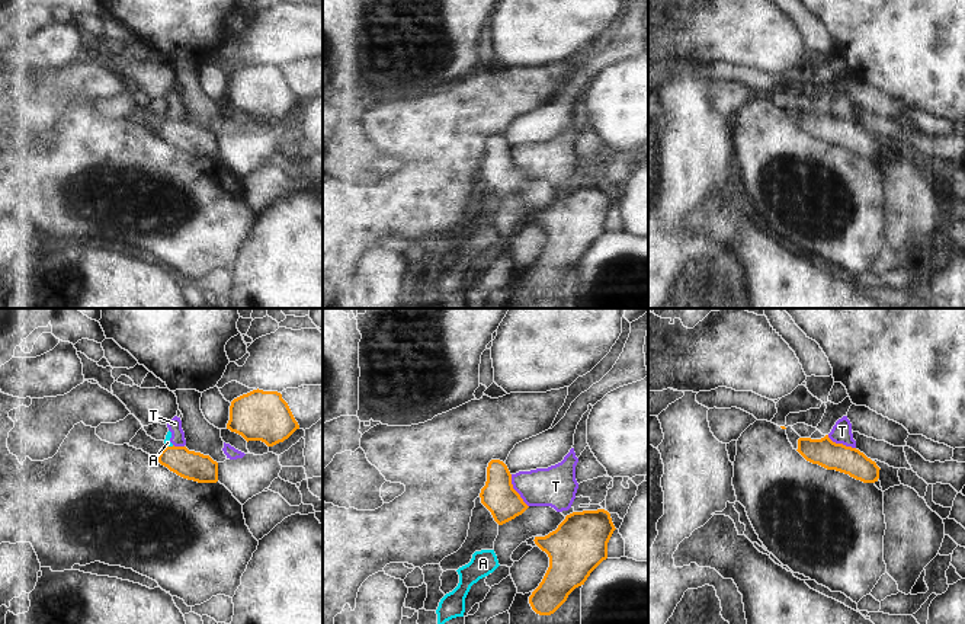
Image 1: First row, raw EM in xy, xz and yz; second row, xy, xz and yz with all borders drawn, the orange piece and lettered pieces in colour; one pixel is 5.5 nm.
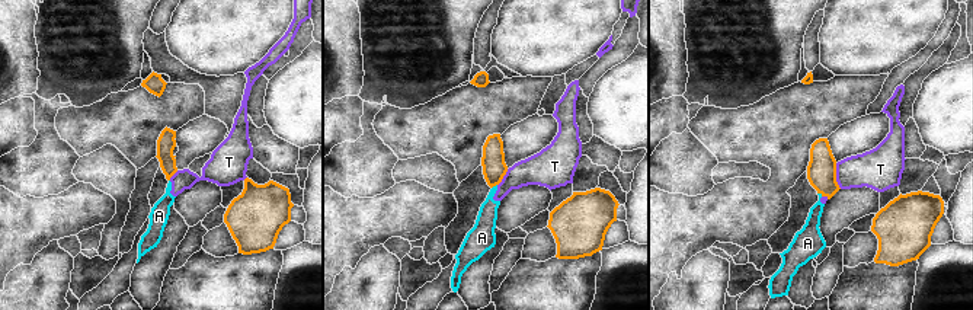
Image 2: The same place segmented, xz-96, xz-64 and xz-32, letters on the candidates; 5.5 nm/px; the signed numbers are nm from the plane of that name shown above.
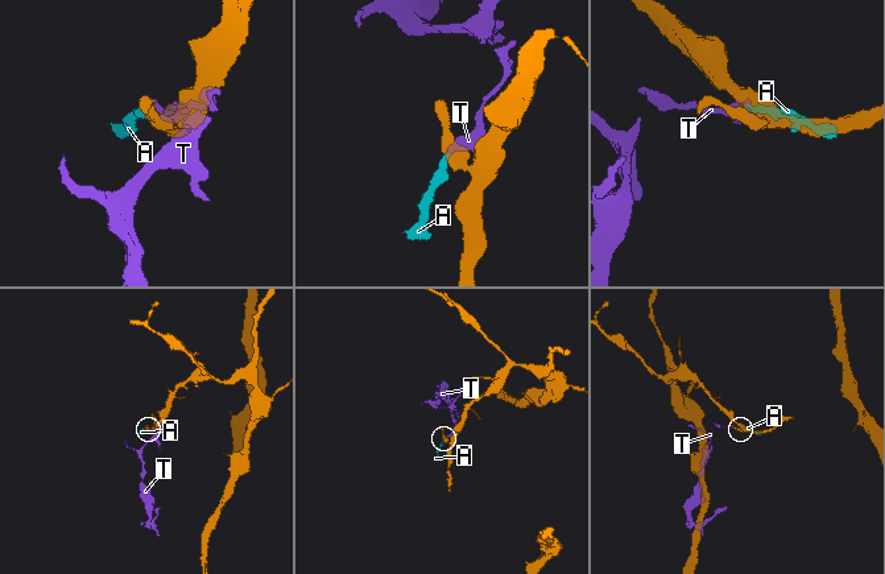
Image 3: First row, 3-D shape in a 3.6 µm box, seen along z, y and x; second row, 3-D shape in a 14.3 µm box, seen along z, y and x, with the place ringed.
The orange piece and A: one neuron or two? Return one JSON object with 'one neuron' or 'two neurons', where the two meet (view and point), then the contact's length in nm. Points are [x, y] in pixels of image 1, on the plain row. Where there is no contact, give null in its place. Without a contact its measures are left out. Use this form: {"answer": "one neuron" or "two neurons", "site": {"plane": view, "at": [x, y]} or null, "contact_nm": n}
{"answer": "two neurons", "site": {"plane": "xy", "at": [169, 121]}, "contact_nm": 50}

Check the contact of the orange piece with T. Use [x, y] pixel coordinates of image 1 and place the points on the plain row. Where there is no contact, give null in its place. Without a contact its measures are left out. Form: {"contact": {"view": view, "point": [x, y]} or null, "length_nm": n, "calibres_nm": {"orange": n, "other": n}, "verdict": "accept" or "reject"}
{"contact": {"view": "xz", "point": [515, 165]}, "length_nm": 200, "calibres_nm": {"orange": 190, "other": 220}, "verdict": "reject"}

